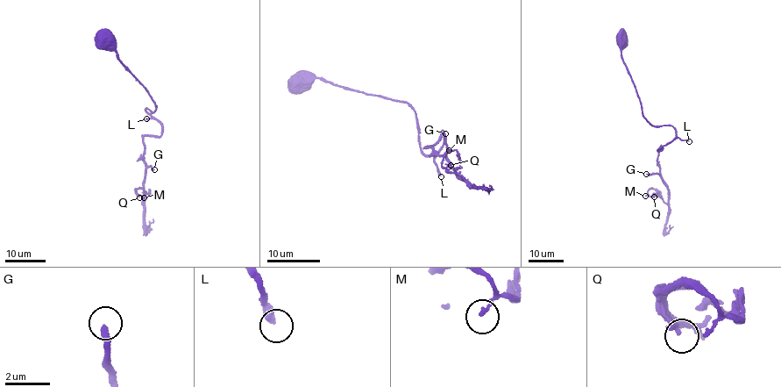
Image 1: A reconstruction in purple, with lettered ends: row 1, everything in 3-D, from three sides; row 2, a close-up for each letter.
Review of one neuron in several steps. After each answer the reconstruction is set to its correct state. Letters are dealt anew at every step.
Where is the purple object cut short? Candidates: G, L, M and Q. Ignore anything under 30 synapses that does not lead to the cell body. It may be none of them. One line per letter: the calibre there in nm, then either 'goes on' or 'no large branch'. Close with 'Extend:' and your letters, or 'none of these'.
G: 260 nm | no large branch
L: 320 nm | goes on
M: 140 nm | no large branch
Q: 240 nm | no large branch
Extend: L

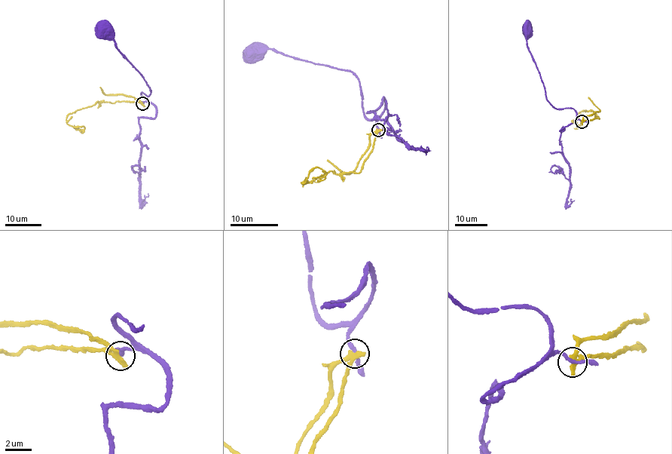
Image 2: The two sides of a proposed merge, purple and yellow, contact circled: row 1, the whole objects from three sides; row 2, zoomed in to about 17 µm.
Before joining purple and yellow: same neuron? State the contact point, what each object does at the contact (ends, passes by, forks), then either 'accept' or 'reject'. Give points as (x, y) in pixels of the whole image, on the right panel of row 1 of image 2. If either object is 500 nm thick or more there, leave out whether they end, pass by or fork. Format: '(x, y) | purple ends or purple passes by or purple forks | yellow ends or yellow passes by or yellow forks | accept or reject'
(581, 121) | purple passes by | yellow passes by | reject

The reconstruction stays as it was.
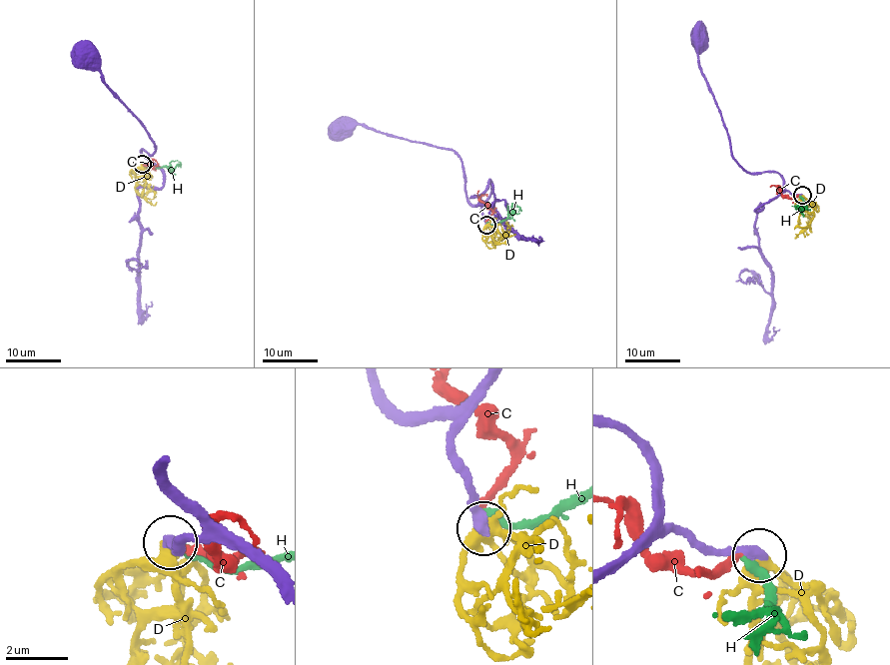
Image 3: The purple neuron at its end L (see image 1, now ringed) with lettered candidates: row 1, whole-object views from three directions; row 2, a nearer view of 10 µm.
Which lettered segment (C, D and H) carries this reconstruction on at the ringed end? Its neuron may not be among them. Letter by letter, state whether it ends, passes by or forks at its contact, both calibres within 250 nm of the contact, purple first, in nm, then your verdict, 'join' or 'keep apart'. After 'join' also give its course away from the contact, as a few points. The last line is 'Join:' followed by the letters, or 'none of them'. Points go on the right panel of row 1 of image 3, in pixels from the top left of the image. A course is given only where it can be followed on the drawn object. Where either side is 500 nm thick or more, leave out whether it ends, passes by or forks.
C: it ends | 380/240 nm | keep apart
D: it forks | 340/360 nm | join | via (801, 196), (811, 208), (813, 217), (806, 226), (793, 229)
H: it ends | 360/280 nm | keep apart
Join: D

